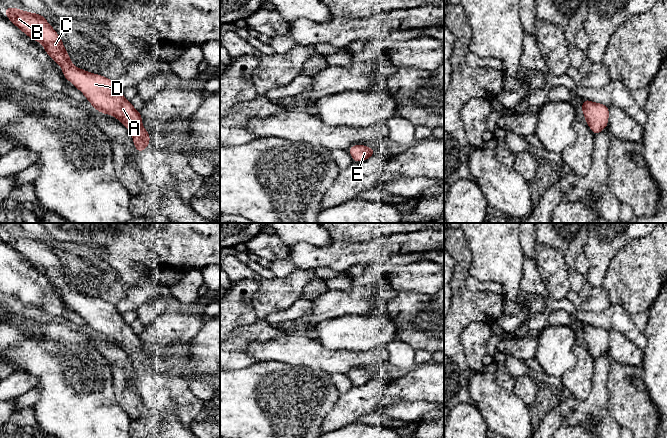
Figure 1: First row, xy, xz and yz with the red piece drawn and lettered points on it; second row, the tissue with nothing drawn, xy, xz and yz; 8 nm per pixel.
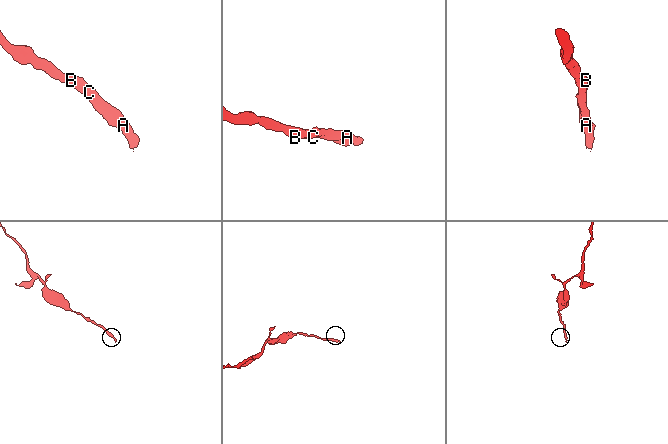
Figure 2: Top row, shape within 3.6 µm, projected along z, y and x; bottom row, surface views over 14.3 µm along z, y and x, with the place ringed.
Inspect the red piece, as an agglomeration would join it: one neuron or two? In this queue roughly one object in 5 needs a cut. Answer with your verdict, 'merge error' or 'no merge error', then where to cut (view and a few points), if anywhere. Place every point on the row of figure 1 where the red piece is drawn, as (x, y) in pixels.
no merge error; no cut

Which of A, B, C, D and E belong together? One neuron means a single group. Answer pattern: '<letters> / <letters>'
A B C D E

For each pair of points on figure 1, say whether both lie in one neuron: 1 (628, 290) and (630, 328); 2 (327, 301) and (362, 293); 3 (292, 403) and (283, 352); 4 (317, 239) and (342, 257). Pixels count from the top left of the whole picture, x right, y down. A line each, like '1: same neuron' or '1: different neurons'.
1: different neurons
2: same neuron
3: different neurons
4: different neurons

